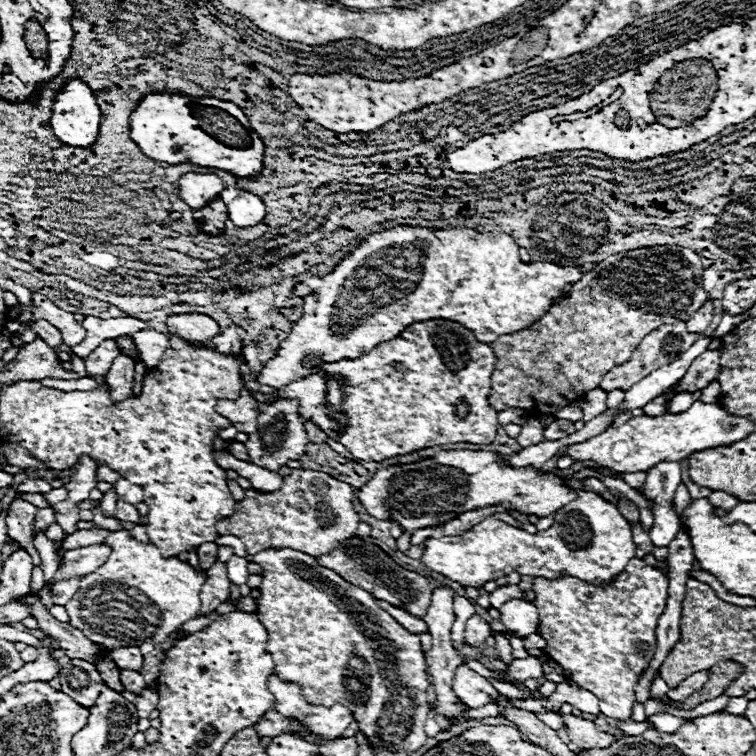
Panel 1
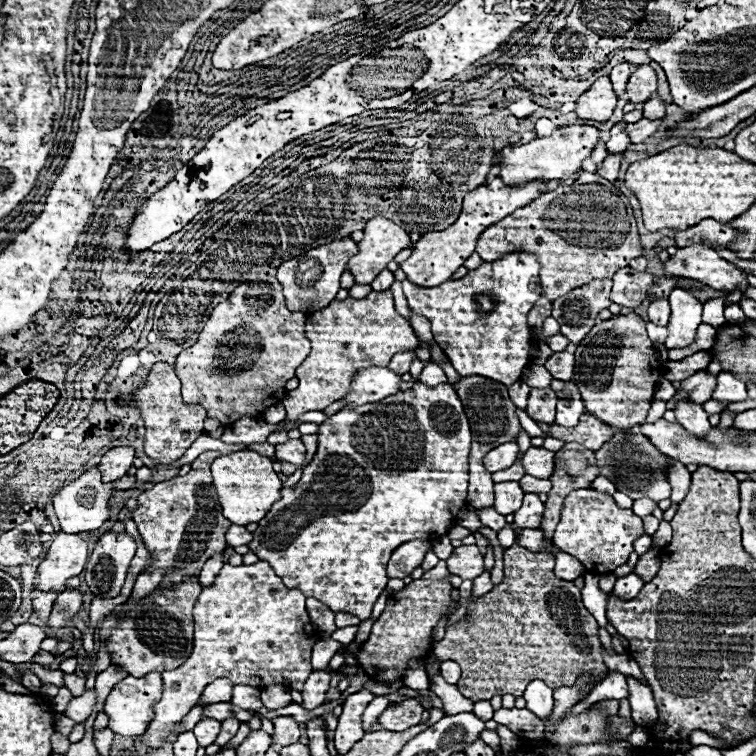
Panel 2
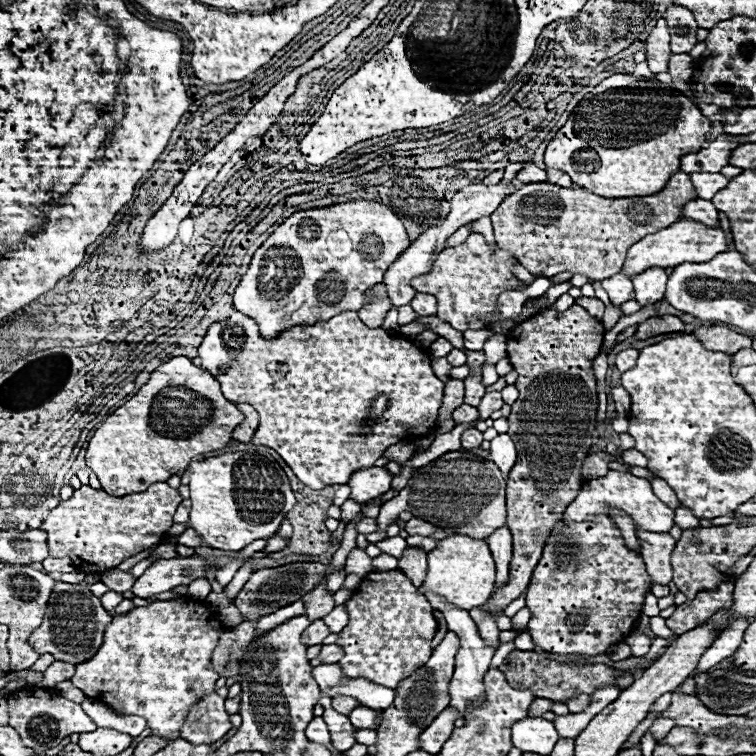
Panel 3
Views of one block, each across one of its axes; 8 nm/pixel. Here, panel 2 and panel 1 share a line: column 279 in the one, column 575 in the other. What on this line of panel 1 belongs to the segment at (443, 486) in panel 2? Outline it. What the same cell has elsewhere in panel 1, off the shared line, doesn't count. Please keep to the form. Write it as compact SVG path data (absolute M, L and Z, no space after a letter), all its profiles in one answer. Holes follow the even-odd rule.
M578 492L578 498L574 502L570 502L568 506L564 506L560 512L554 514L554 524L548 530L538 534L528 534L500 520L486 518L480 524L476 524L472 530L464 532L462 536L426 538L422 544L424 544L424 552L420 556L420 562L424 566L440 572L452 582L458 582L462 586L472 586L472 588L482 588L486 582L506 576L510 572L518 572L522 576L532 576L532 578L538 578L538 576L554 578L560 572L566 572L570 576L576 576L588 582L594 582L594 580L610 582L636 556L636 544L632 542L632 528L628 520L618 512L614 504L606 502L602 496L594 492Z

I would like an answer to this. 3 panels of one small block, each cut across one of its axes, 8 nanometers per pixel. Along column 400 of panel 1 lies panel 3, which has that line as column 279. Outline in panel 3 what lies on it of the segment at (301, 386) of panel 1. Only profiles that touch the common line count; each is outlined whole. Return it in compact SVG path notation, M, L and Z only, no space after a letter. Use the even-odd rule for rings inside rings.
M234 312L230 318L226 318L224 322L214 322L206 336L204 342L198 348L198 356L202 360L200 368L208 370L220 384L222 384L222 392L226 396L226 400L238 404L238 402L248 402L256 408L256 412L260 414L260 426L254 434L254 444L264 444L272 450L276 450L284 462L294 470L294 474L300 478L300 482L304 482L308 488L312 490L320 490L326 486L334 486L334 484L346 484L350 474L360 470L360 468L370 468L374 466L374 462L384 454L384 450L392 444L398 444L402 440L416 440L418 436L428 434L430 430L436 428L436 420L442 408L442 382L434 376L432 366L430 366L430 358L424 350L420 350L414 342L404 337L395 337L388 334L382 328L368 328L358 320L356 312L344 312L334 316L328 322L316 322L314 326L292 326L288 330L284 330L282 334L278 334L272 340L266 340L254 318L248 318L242 312ZM382 394L386 398L386 408L382 410Z

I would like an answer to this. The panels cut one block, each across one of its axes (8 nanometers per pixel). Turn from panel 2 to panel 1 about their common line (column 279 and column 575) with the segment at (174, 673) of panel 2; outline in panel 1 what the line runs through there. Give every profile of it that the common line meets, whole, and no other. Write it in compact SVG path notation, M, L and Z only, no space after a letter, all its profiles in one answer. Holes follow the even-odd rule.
M632 558L624 568L624 574L610 582L608 586L596 586L588 582L580 582L572 576L560 578L536 578L534 580L536 598L528 600L538 608L540 614L540 630L538 634L546 640L544 654L556 662L564 678L574 682L576 686L592 692L600 700L600 712L610 718L626 718L632 714L632 706L636 702L634 688L640 676L646 672L652 656L656 652L656 624L664 612L668 598L668 576L654 570L640 558Z

